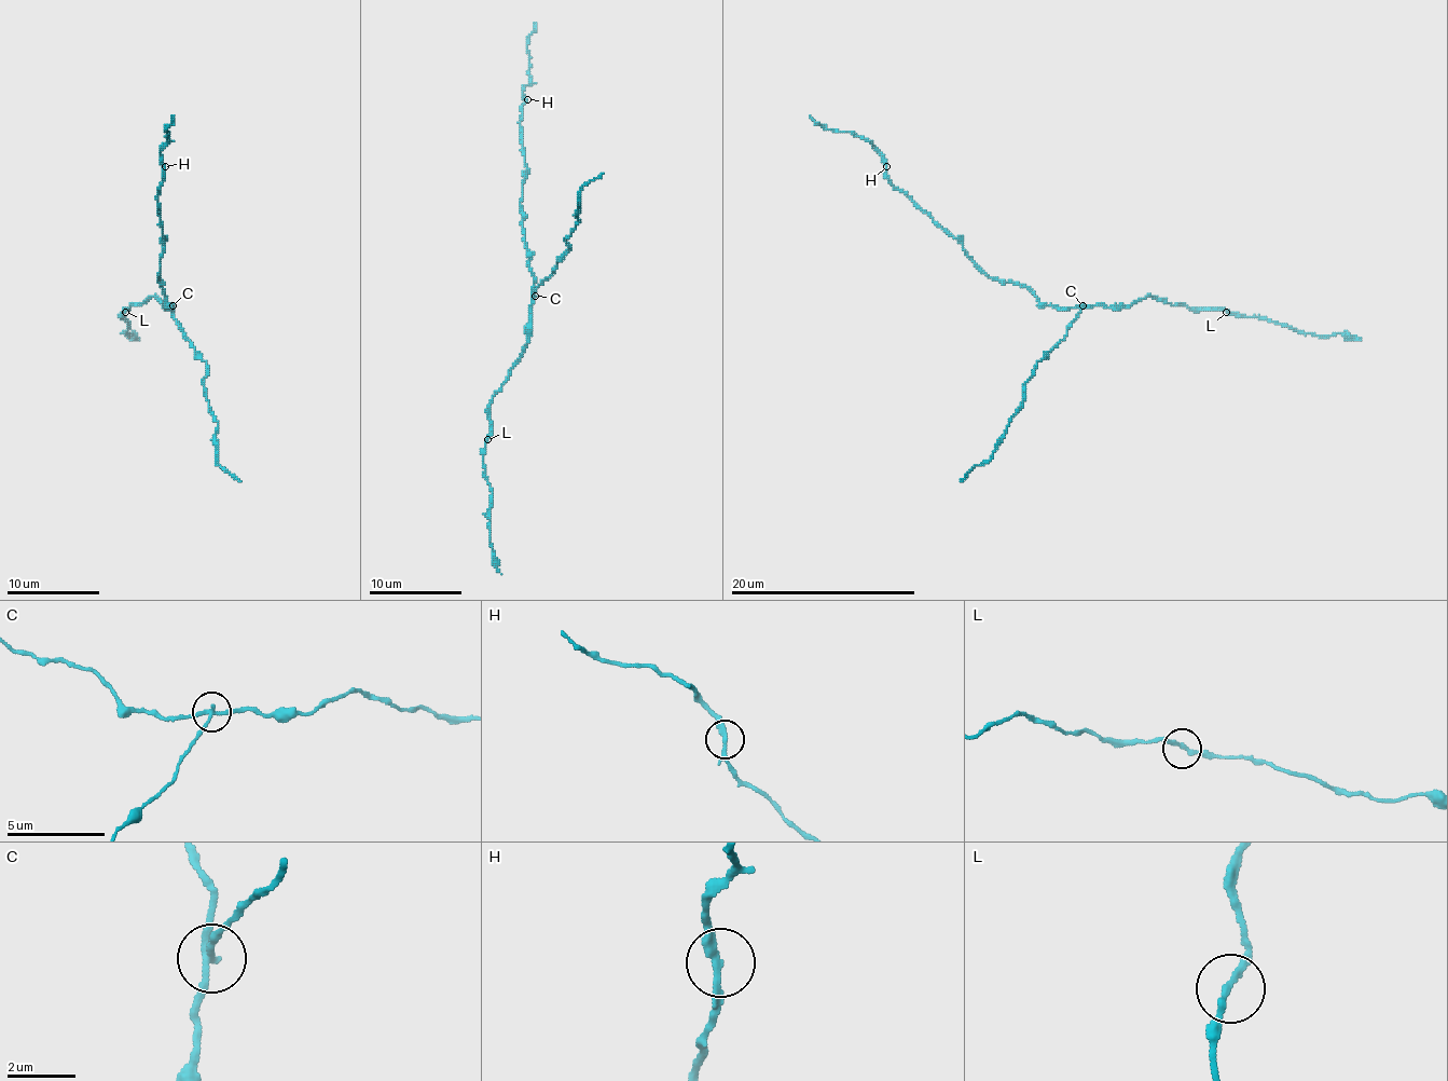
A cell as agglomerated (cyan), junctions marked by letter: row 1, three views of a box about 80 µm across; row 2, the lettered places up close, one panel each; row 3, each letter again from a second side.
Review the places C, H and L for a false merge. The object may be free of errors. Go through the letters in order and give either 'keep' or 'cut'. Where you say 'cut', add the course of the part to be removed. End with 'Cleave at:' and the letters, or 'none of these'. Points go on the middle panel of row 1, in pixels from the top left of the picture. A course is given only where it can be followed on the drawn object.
C: cut; foreign part runs (534, 296), (534, 291), (568, 249), (566, 238), (580, 222), (580, 190), (603, 174)
H: keep
L: keep
Cleave at: C

